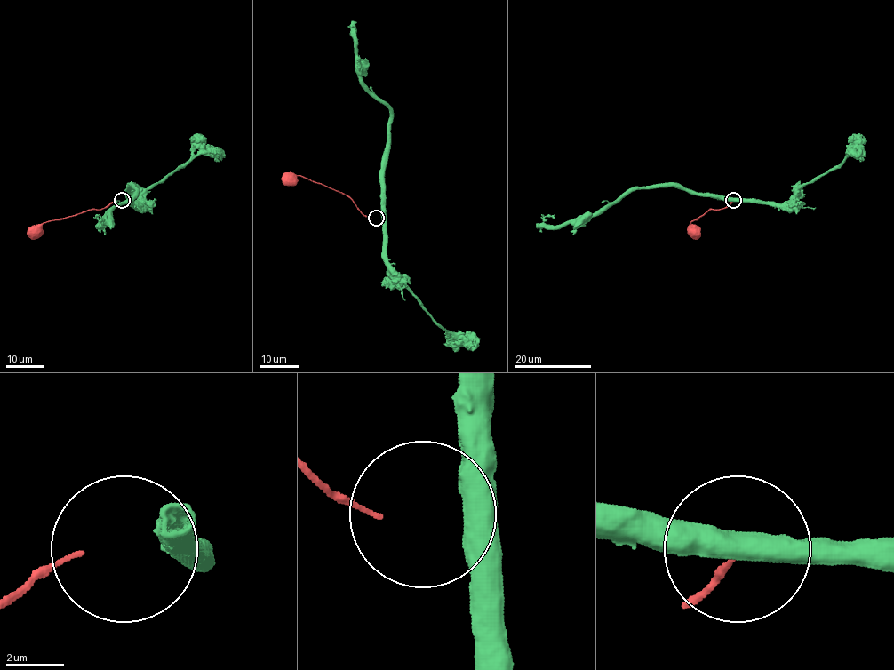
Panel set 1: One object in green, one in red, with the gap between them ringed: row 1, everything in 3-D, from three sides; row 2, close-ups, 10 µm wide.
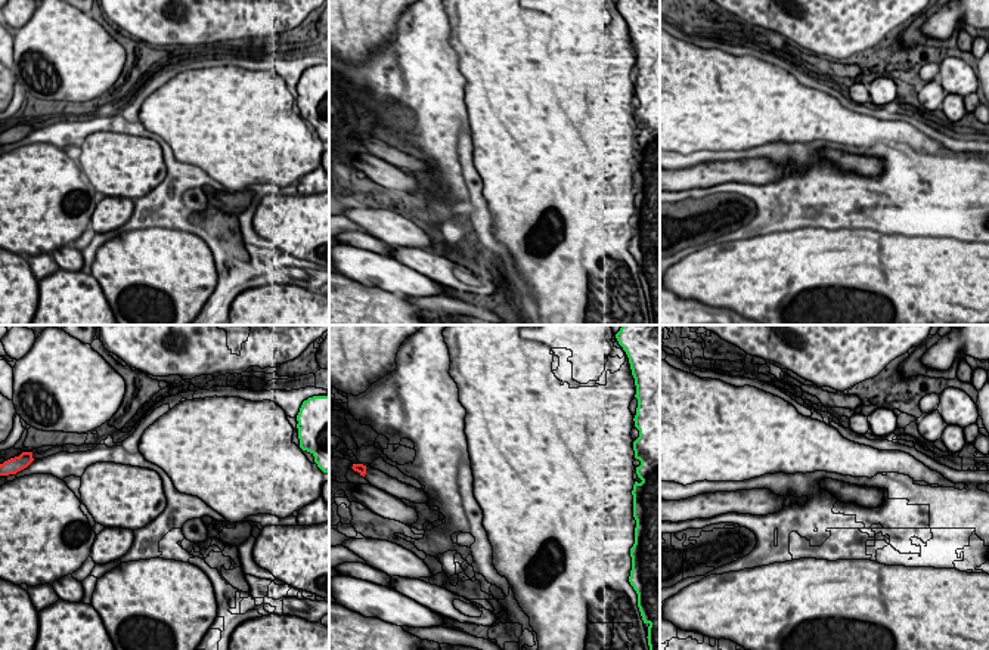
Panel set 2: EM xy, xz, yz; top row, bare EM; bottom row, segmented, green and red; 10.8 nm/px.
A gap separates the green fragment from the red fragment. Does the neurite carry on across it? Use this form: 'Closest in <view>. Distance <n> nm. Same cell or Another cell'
Closest in xy. Distance 2900 nm. Another cell

